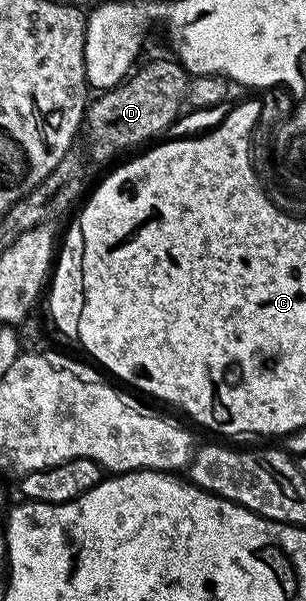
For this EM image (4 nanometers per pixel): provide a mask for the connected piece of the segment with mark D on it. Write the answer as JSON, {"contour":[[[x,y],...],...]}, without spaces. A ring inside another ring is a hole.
{"contour":[[[159,59],[148,67],[140,66],[119,86],[104,90],[90,100],[85,116],[85,135],[87,131],[87,151],[97,162],[103,163],[118,151],[161,134],[178,117],[179,106],[185,103],[189,73],[182,63],[171,59]]]}

